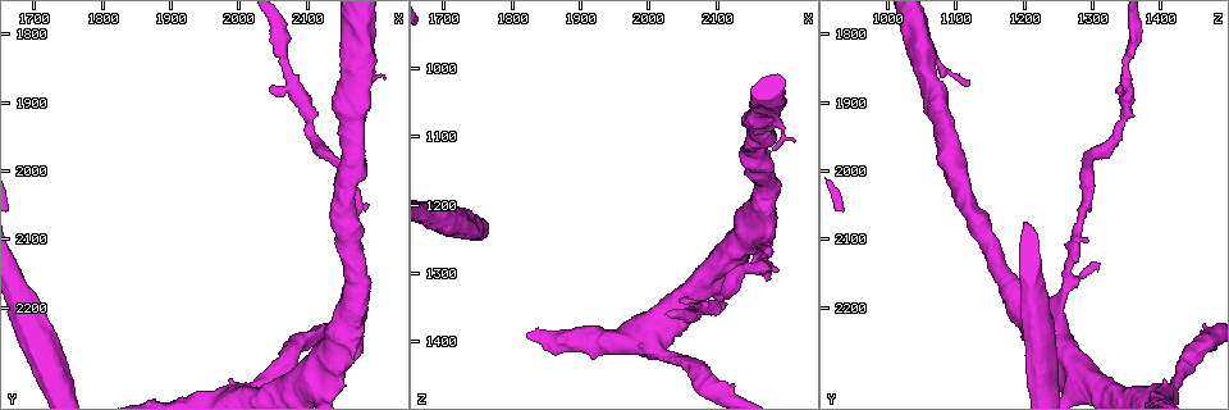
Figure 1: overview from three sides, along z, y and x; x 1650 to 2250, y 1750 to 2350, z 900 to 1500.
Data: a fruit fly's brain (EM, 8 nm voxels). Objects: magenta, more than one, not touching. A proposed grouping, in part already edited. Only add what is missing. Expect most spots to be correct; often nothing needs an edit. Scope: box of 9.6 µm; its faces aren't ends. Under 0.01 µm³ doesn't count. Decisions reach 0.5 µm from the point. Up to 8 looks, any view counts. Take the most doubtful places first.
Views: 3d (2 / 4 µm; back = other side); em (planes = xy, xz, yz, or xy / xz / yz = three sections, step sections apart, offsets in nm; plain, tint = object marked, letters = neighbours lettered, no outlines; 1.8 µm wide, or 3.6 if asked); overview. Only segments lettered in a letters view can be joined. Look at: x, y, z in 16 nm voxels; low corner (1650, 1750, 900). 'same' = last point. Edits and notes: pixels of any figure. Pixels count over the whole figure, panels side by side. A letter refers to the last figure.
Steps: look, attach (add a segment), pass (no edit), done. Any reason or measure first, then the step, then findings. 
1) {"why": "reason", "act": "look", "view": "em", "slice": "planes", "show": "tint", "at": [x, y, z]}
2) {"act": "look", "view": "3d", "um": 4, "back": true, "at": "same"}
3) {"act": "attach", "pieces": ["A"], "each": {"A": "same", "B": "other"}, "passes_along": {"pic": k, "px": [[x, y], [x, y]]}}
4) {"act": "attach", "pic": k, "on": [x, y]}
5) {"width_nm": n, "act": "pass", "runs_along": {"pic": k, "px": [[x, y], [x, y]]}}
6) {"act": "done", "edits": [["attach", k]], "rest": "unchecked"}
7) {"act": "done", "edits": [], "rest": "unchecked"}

{"why": "free end", "act": "look", "view": "em", "slice": "planes", "show": "letters", "at": [2045, 1885, 1345]}

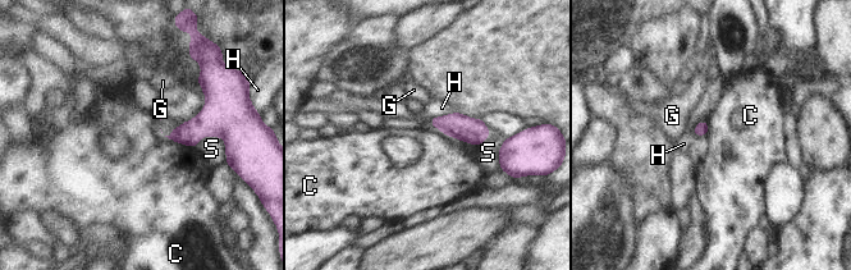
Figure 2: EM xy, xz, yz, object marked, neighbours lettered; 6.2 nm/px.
{"act": "pass", "each": {"C": "other", "G": "other", "H": "other", "S": "other"}, "border": {"pic": 2, "px": [[164, 136], [193, 149]]}, "found": "none of them fits"}

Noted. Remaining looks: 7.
{"why": "branch stops here", "act": "look", "view": "3d", "um": 4, "at": [2175, 2145, 1310]}

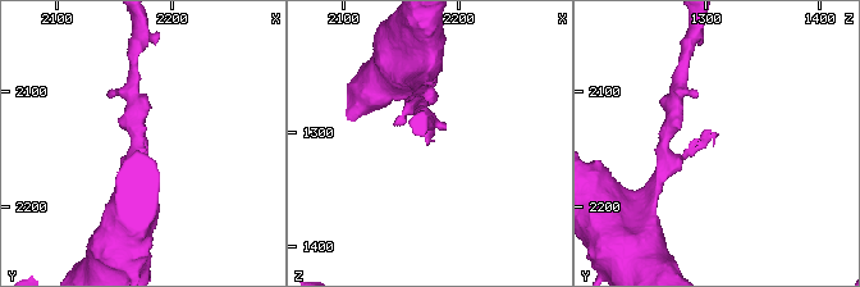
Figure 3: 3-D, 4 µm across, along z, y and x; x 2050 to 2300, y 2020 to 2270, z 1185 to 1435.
{"act": "look", "view": "em", "slice": "planes", "show": "plain", "at": [2172, 2144, 1308]}

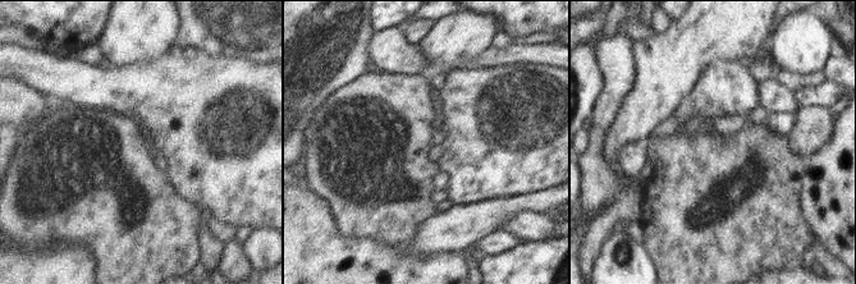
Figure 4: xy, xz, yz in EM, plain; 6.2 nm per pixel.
{"act": "look", "view": "em", "slice": "planes", "show": "letters", "at": "same"}

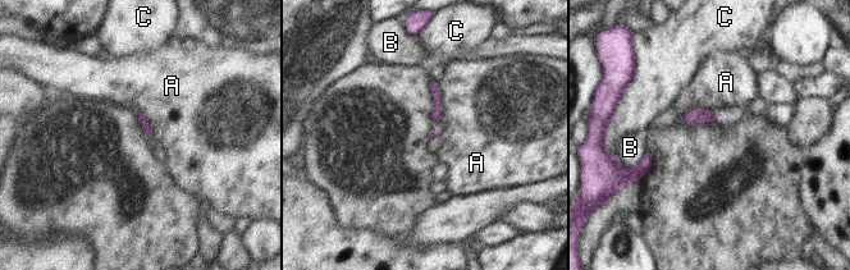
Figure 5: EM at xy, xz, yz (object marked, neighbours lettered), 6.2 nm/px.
{"longest_contact_nm": ["A", 240], "act": "pass", "each": {"A": "other", "B": "other", "C": "other"}, "found": "no lettered segment goes on from it"}

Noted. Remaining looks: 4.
{"why": "thick turns thin", "act": "look", "view": "3d", "um": 4, "at": [2140, 2315, 1260]}

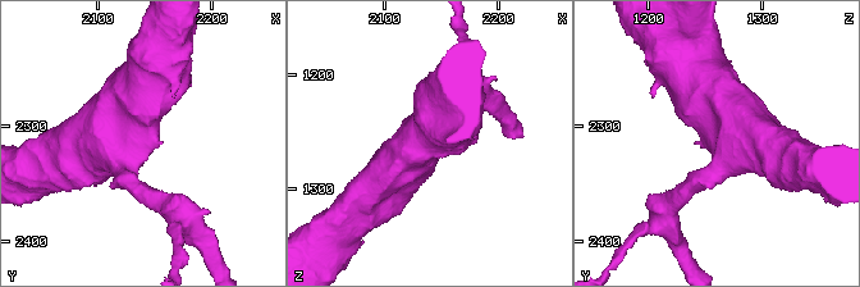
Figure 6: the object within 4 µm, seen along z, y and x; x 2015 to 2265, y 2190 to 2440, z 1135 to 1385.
{"arm_widths_nm": [320, 500], "act": "look", "view": "em", "um": 3.6, "slice": "planes", "show": "letters", "at": [2140, 2314, 1262]}

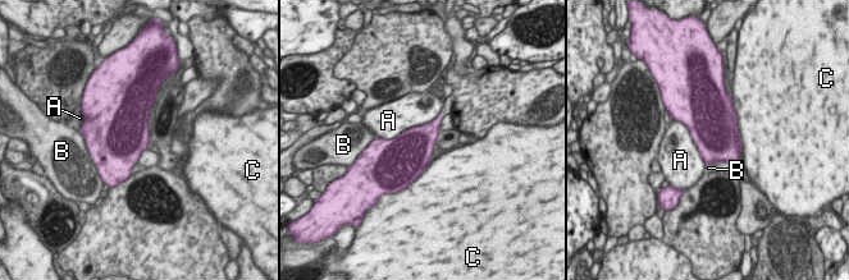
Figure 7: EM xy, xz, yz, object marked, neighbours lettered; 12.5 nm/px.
{"longest_contact_nm": ["A", 800], "act": "pass", "each": {"A": "other", "B": "other", "C": "other"}, "border": {"pic": 7, "px": [[438, 116], [393, 138], [379, 138]]}, "found": "none of them fits"}

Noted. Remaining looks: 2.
{"act": "done", "edits": [], "rest": "unchecked"}

